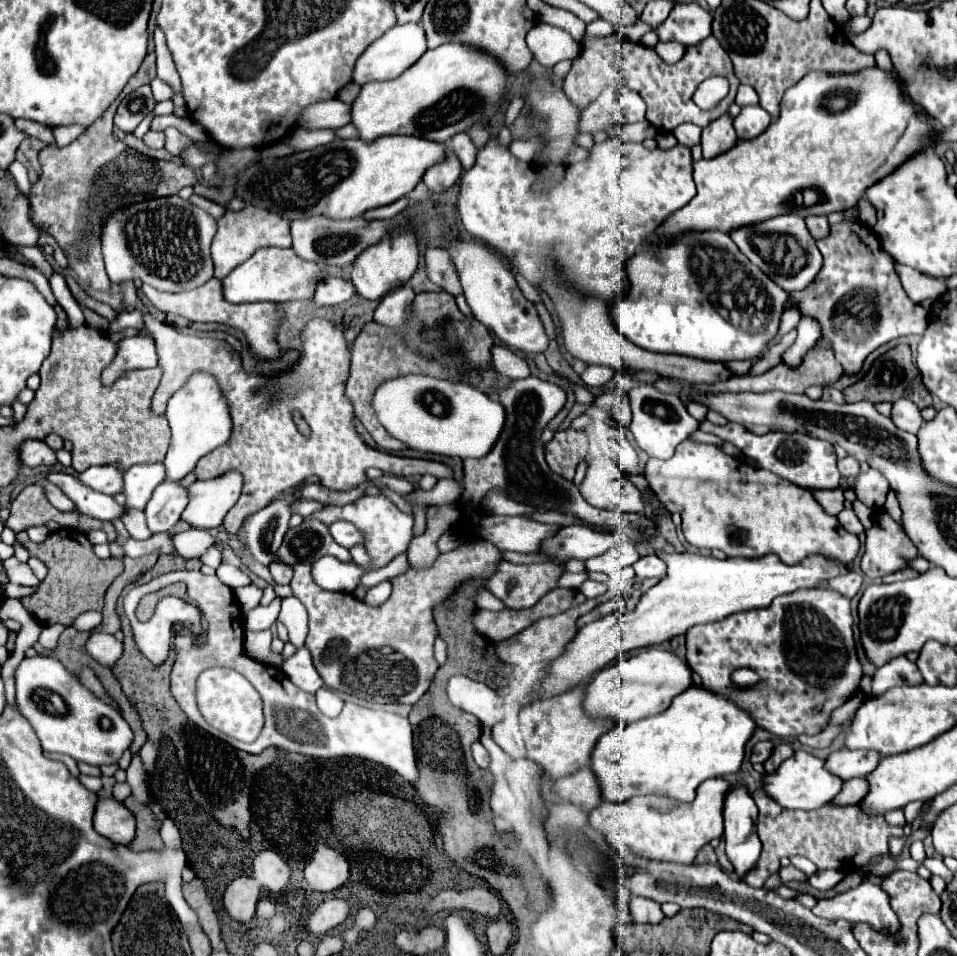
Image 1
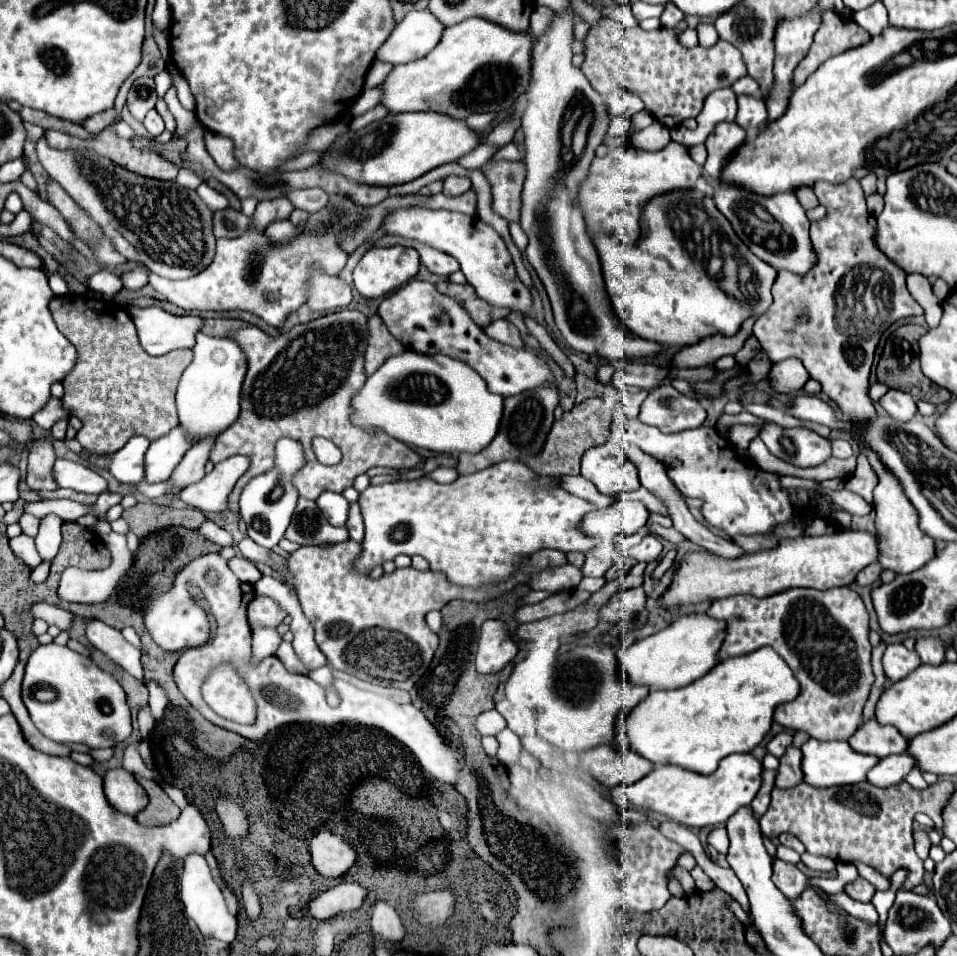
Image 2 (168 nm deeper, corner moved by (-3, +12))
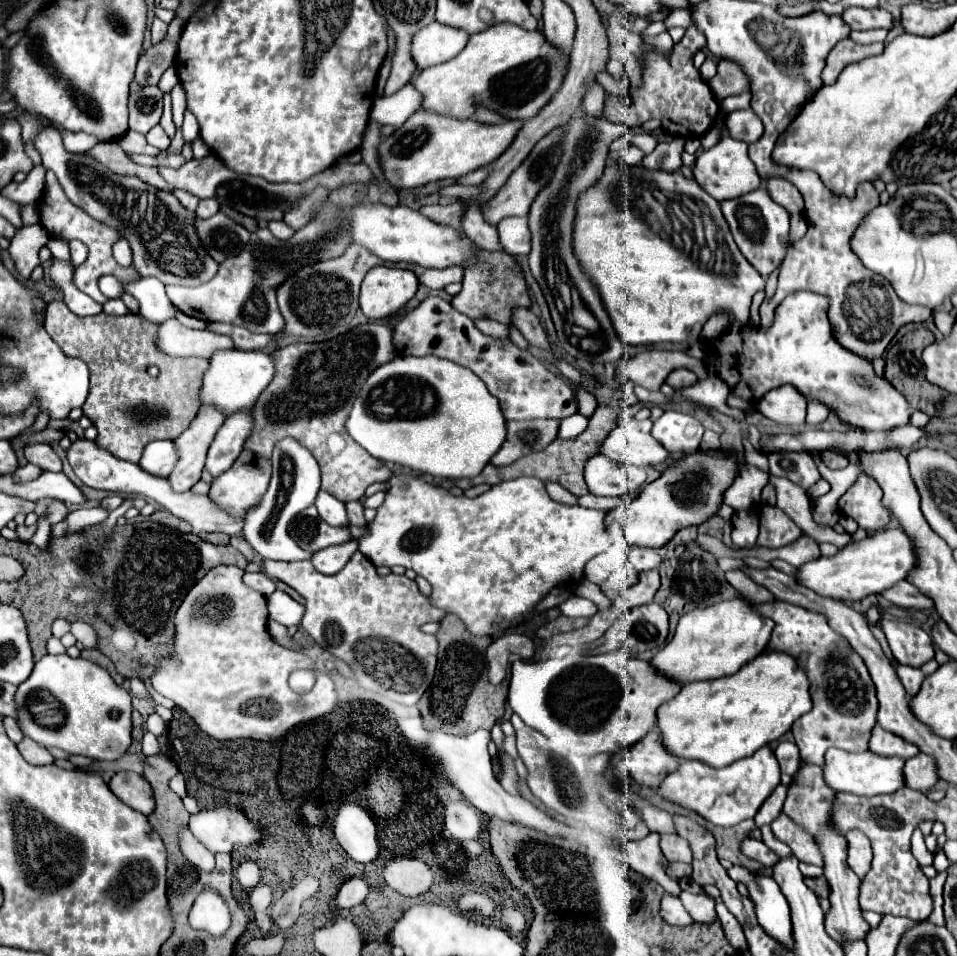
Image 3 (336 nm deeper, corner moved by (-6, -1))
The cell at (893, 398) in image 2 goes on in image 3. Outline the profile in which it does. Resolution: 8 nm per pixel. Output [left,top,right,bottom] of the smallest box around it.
[702,291,910,431]

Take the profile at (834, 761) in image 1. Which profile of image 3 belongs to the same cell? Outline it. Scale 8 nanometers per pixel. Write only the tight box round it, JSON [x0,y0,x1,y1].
[870,725,920,759]

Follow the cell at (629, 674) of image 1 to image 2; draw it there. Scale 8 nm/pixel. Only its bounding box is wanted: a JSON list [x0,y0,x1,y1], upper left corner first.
[617,614,725,690]

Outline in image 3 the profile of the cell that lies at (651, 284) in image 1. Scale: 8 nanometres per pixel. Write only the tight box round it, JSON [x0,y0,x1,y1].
[572,153,764,345]

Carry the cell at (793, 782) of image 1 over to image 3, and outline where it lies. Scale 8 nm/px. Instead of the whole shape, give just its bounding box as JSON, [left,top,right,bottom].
[824,749,906,795]

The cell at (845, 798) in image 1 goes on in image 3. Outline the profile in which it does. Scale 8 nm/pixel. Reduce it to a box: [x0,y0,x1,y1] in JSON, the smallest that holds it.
[906,753,940,791]

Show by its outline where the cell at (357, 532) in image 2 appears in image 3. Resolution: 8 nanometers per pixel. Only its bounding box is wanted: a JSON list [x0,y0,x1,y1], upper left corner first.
[346,501,366,525]

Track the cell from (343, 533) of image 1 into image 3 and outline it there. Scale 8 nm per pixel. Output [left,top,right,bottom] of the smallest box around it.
[316,491,348,527]

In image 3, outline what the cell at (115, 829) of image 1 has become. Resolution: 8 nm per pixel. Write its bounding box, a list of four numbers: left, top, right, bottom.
[108,771,156,815]

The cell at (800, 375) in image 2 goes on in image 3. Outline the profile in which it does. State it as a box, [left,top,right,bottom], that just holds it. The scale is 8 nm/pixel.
[756,387,806,425]

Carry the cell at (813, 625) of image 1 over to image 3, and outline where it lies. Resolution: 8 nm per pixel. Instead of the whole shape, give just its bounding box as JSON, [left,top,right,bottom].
[756,601,878,767]

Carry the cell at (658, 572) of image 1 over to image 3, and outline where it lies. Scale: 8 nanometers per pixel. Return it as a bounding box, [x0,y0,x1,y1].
[630,549,662,571]

